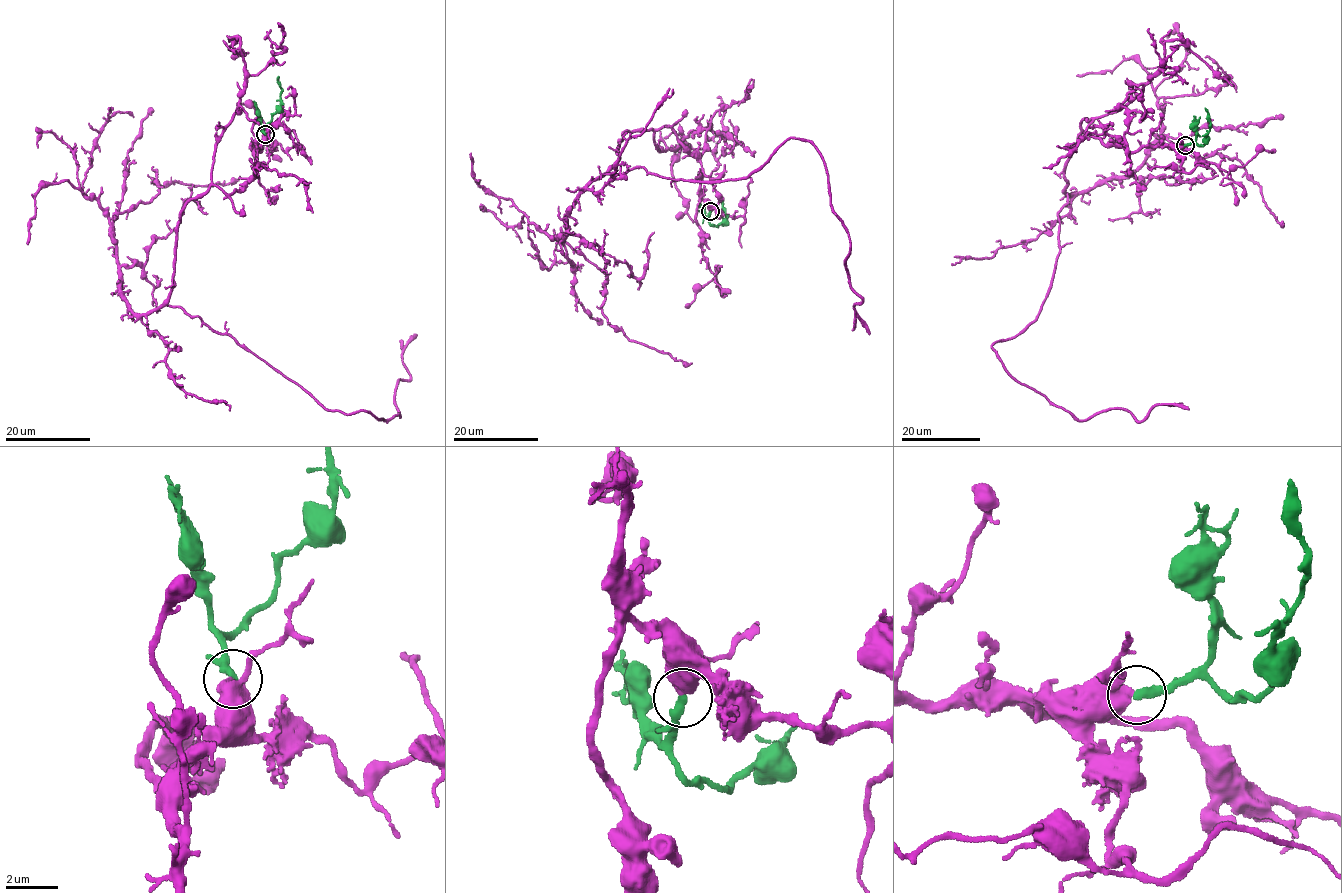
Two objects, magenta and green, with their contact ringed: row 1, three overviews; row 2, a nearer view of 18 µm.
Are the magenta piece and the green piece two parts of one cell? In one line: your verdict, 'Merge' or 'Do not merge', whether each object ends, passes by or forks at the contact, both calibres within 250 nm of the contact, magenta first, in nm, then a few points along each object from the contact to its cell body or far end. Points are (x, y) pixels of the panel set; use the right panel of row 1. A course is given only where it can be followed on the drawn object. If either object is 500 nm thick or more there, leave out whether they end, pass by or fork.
Merge. At the ring magenta passes by. At the ring green ends. Thickness 400 nm (magenta) against 320 nm. Course of magenta: (1184, 145), (1126, 151), (1082, 120), (1051, 282), (1037, 317), (991, 346), (1020, 383), (1079, 420), (1189, 410). Course of green: (1184, 145), (1205, 143), (1211, 126), (1204, 108)

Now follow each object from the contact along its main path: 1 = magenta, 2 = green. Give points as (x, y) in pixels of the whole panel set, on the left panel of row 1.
1: (265, 134), (257, 177), (180, 213), (165, 304), (330, 411), (380, 419), (400, 416), (416, 335)
2: (265, 134), (262, 126), (281, 106), (278, 76)

